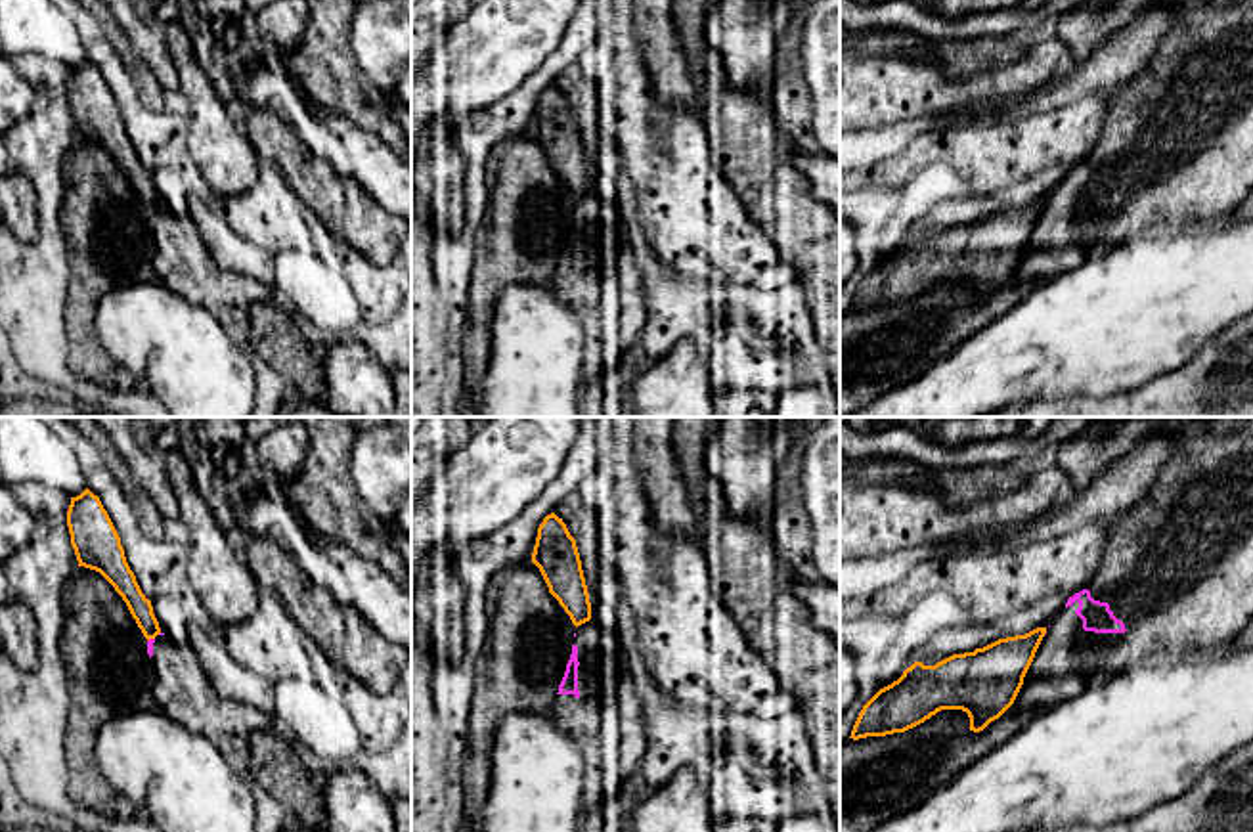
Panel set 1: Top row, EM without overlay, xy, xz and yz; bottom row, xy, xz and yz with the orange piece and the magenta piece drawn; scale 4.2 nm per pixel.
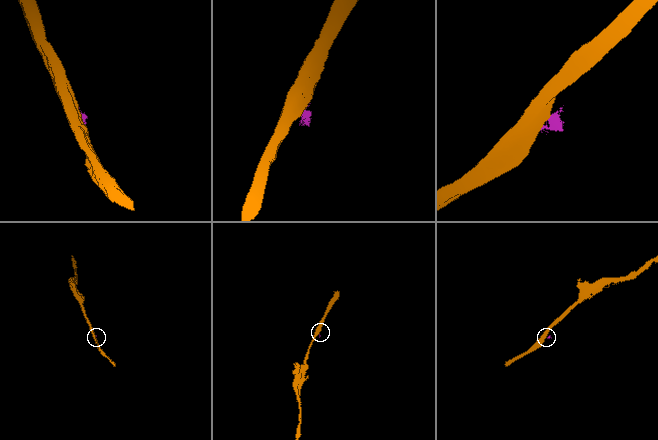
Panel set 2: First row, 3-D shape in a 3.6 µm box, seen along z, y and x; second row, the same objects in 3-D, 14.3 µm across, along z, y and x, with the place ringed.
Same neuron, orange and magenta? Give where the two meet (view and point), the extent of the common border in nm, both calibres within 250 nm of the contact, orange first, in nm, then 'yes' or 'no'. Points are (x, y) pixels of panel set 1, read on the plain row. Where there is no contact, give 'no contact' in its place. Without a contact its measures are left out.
meets orange in xy at (150, 209); contact 40 nm long; 100 nm thick on the orange side, 30 nm on the other; no

